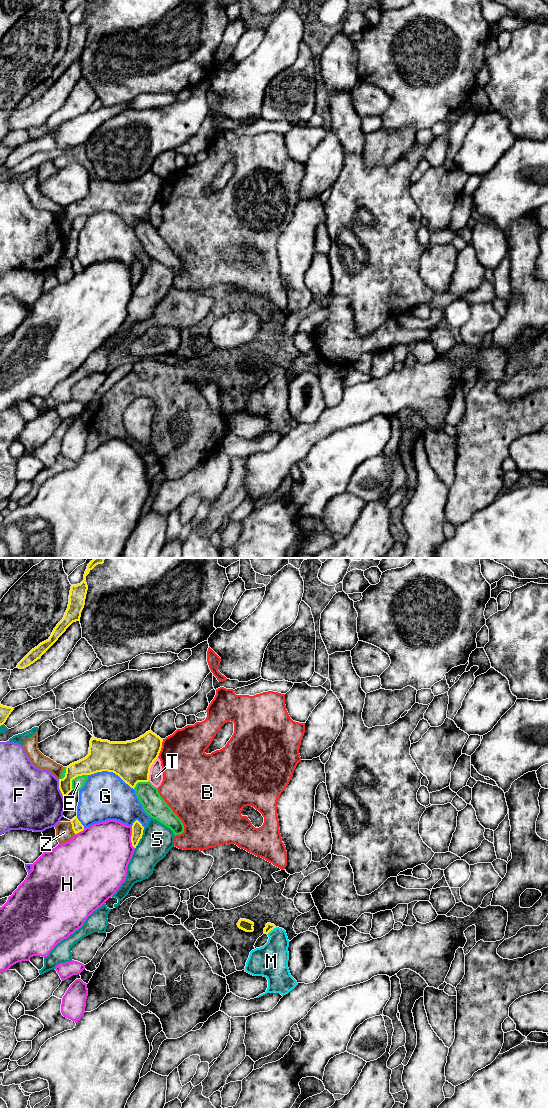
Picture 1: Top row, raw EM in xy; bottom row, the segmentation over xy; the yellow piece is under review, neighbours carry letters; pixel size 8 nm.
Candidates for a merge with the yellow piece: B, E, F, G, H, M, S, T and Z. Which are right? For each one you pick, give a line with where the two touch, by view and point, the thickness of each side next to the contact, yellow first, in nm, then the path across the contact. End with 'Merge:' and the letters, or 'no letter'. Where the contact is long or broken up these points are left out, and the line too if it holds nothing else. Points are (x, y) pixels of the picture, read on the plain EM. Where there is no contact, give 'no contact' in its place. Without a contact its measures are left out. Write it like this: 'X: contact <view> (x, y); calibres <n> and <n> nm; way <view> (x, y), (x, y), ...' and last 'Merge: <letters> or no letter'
M: contact xy (271, 369); calibres 60 and 260 nm; way xy (269, 366), (271, 369), (271, 400)
Merge: M

